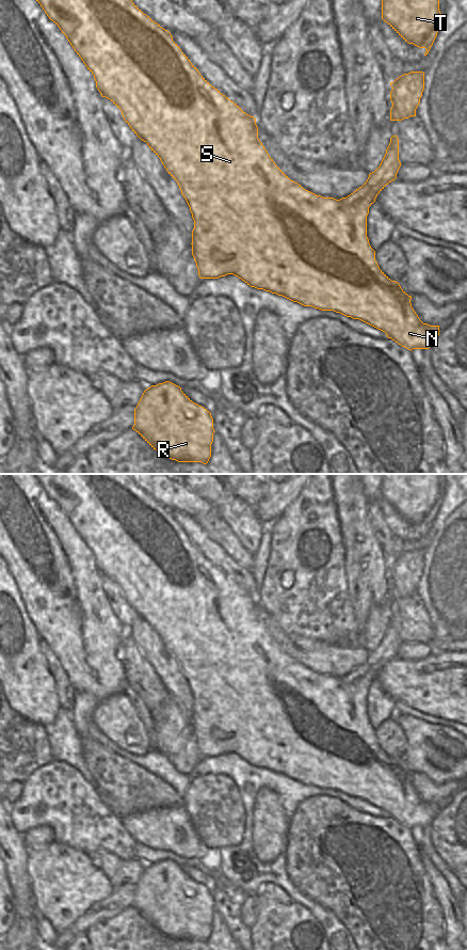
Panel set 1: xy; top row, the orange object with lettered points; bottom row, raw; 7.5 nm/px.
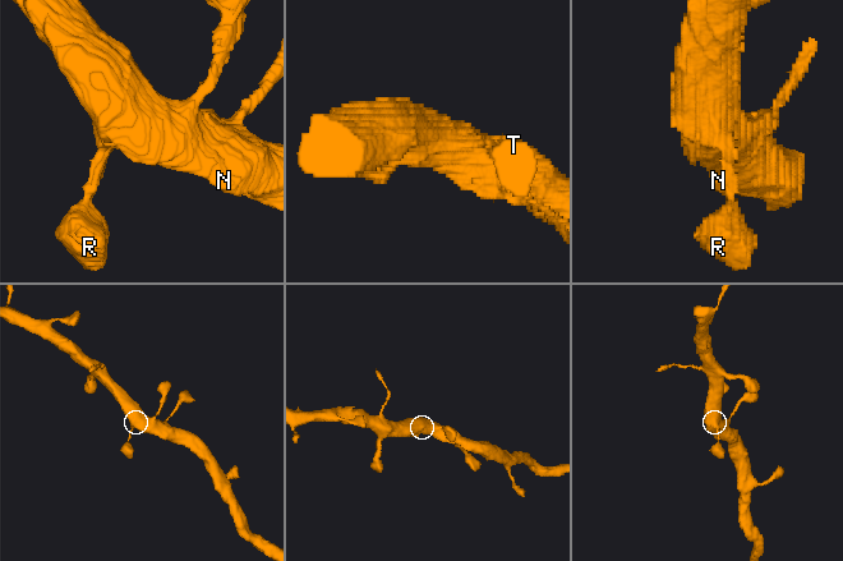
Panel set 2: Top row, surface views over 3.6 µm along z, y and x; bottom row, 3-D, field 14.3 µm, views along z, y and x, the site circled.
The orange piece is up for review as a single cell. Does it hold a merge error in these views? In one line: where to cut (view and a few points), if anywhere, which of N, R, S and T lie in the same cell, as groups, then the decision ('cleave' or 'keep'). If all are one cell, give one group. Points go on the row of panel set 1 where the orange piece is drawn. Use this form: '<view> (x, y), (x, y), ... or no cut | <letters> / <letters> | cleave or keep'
no cut | N R S T | keep

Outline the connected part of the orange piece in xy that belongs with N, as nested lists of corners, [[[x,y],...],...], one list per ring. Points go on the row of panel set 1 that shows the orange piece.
[[[36,0],[50,20],[52,20],[66,36],[77,54],[87,69],[94,75],[96,88],[102,97],[110,99],[120,111],[124,120],[132,131],[160,158],[168,174],[177,181],[181,194],[186,199],[194,228],[192,231],[192,255],[198,269],[200,279],[219,279],[234,274],[251,287],[263,289],[283,296],[304,306],[312,306],[321,311],[334,311],[353,319],[359,319],[383,332],[402,347],[413,349],[429,349],[439,335],[439,326],[423,323],[414,308],[410,299],[396,281],[391,281],[379,267],[375,251],[371,248],[367,237],[367,216],[369,207],[375,202],[377,194],[392,180],[401,167],[399,160],[399,139],[394,134],[380,167],[369,174],[367,181],[347,197],[336,200],[323,197],[304,189],[291,180],[269,156],[267,149],[258,139],[256,118],[246,114],[237,104],[212,86],[190,62],[179,46],[173,41],[172,34],[144,14],[132,0]]]

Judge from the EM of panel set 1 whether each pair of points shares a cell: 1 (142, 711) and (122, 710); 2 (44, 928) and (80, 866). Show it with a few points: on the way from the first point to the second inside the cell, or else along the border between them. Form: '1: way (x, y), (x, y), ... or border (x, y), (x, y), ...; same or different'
1: border (124, 692), (148, 733); different
2: border (36, 912), (42, 914), (58, 933); different

